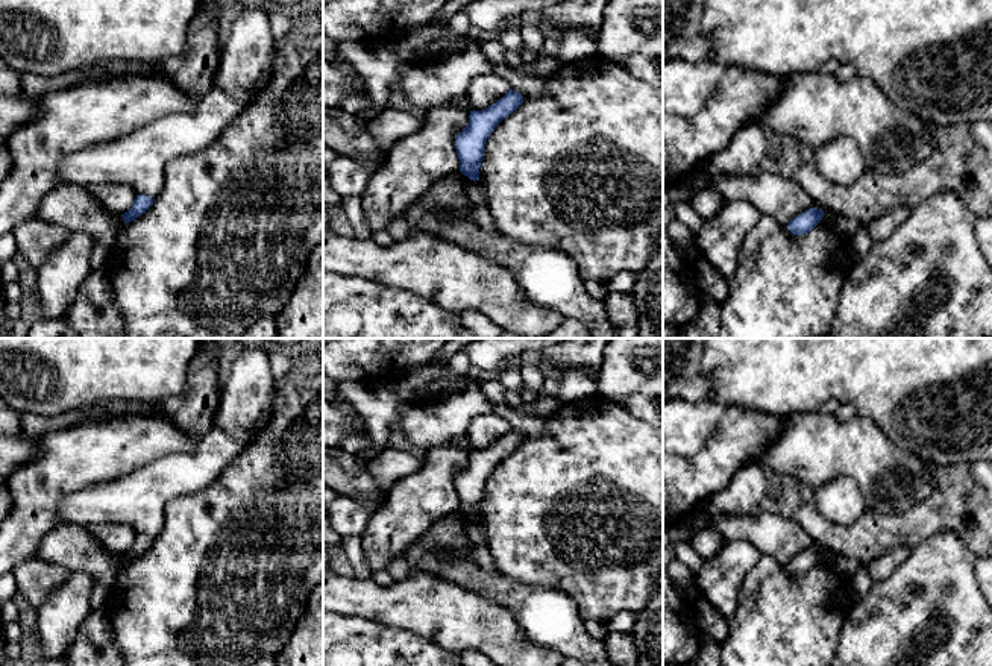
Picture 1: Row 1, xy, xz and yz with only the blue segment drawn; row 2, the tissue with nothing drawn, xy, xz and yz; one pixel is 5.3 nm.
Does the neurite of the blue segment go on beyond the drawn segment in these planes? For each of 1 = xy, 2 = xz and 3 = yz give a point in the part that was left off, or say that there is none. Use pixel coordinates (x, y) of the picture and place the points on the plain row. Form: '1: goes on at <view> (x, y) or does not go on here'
1: does not go on here
2: does not go on here
3: does not go on here

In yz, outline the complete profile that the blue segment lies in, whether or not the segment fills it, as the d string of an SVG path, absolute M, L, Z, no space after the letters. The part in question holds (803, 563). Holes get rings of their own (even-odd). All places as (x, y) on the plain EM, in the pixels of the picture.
M810 548L805 552L796 555L793 560L787 563L787 569L793 575L804 575L810 572L818 563L822 560L824 551L818 548Z

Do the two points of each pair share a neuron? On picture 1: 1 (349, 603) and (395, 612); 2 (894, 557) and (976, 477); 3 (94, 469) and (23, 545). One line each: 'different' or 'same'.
1: same
2: different
3: same

